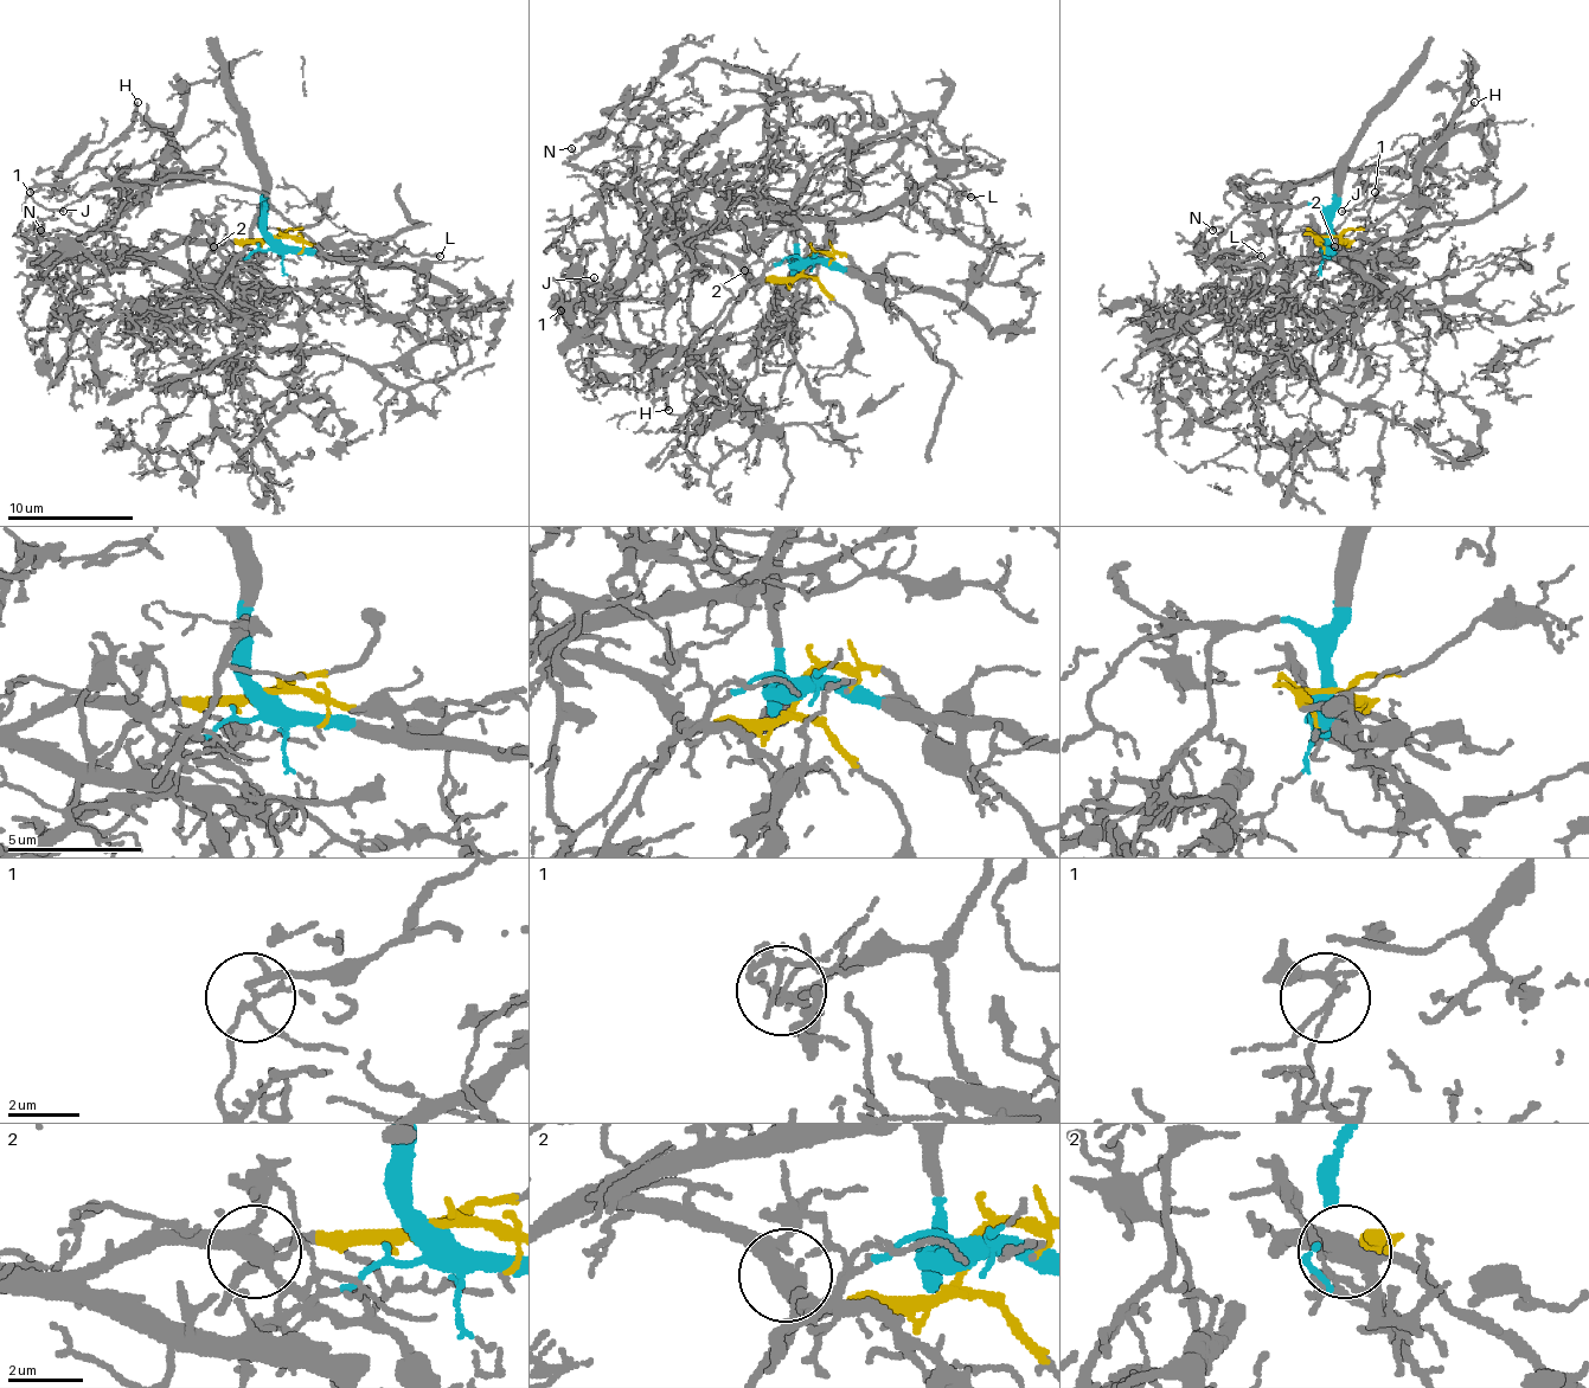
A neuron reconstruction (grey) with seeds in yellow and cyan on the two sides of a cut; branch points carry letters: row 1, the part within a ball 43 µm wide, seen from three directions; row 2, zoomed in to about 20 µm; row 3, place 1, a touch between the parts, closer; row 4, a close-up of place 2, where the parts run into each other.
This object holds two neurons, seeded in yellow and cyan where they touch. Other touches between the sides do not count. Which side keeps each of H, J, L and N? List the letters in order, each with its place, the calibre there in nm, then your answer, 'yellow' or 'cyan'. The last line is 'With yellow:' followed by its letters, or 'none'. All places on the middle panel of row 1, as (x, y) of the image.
H: at (668, 410); 220 nm thick; cyan
J: at (594, 277); 120 nm thick; cyan
L: at (971, 197); 200 nm thick; cyan
N: at (571, 148); 130 nm thick; yellow
With yellow: N

